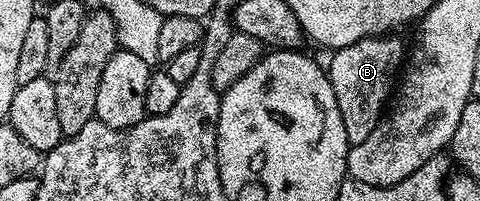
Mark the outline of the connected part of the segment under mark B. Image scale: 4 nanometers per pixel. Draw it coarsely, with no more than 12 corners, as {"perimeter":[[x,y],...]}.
{"perimeter":[[395,35],[330,54],[348,146],[369,139],[405,65]]}

